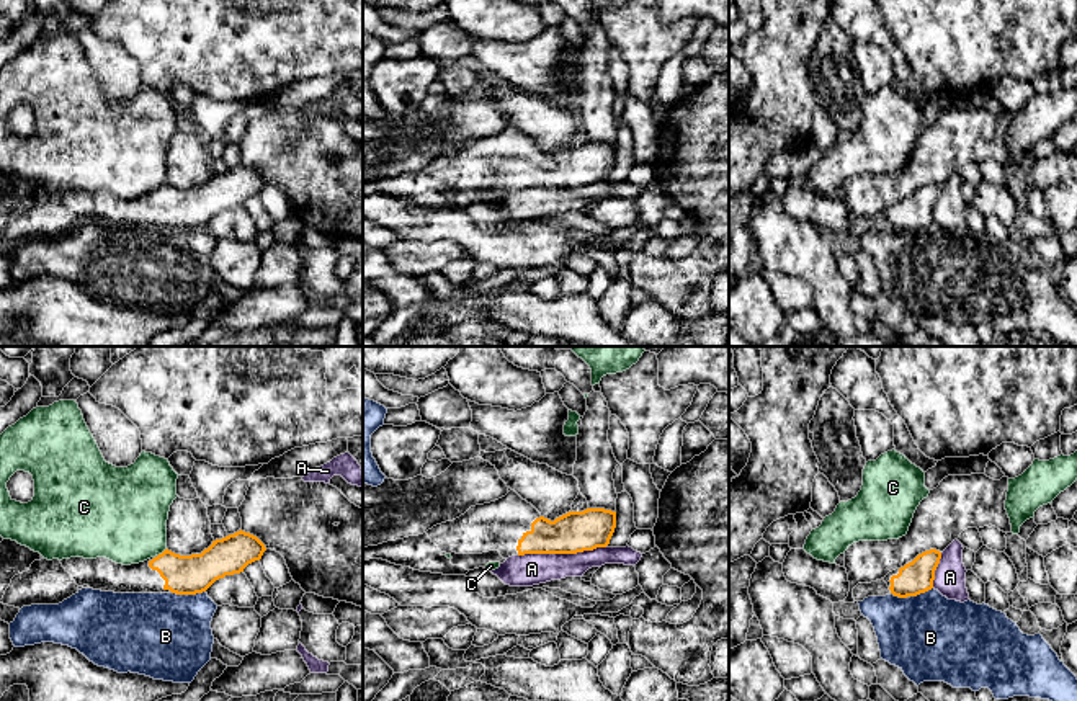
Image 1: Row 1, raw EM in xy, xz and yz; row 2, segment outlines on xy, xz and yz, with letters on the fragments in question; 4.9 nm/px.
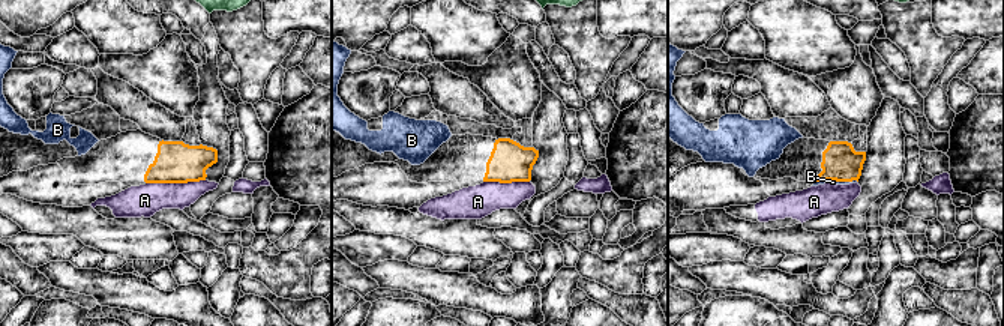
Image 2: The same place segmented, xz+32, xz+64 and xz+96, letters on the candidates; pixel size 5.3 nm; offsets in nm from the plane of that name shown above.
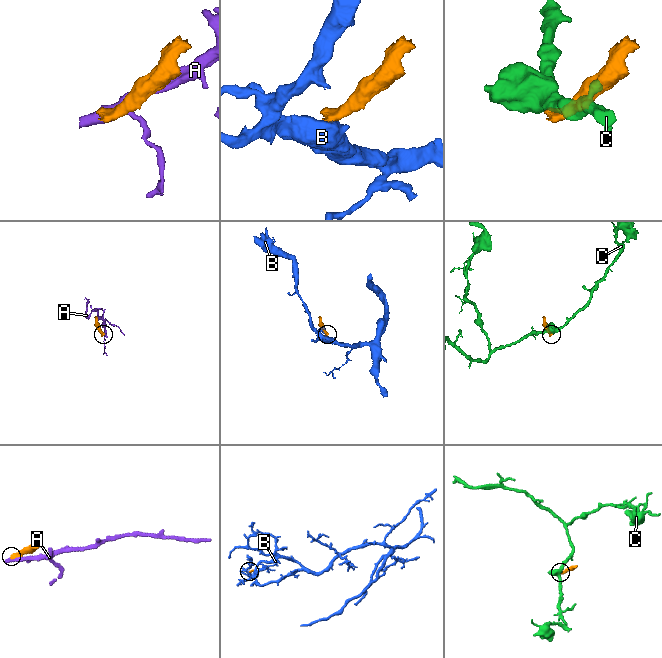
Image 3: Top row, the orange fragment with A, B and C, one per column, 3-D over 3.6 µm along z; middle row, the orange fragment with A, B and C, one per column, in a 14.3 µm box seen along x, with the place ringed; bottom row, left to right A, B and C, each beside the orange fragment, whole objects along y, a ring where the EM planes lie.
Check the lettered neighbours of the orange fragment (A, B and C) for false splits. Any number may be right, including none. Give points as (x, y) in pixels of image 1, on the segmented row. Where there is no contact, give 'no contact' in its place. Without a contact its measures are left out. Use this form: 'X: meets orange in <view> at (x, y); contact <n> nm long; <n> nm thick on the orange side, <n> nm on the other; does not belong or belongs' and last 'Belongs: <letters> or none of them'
A: meets orange in xz at (563, 553); contact 440 nm long; 200 nm thick on the orange side, 160 nm on the other; does not belong
B: meets orange in xy at (188, 593); contact 170 nm long; 190 nm thick on the orange side, 440 nm on the other; does not belong
C: meets orange in xy at (162, 553); contact 60 nm long; 190 nm thick on the orange side, 420 nm on the other; does not belong
Belongs: none of them

